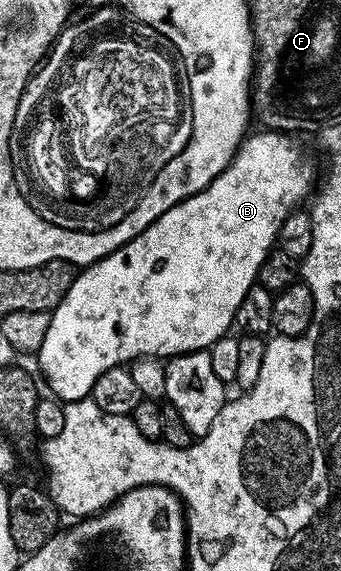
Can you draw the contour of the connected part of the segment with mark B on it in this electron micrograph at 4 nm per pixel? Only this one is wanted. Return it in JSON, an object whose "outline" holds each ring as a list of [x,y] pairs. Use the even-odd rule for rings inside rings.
{"outline":[[[260,129],[249,134],[236,150],[236,156],[232,159],[232,164],[223,171],[210,185],[202,188],[197,195],[191,195],[189,199],[182,200],[178,205],[166,209],[162,217],[158,217],[151,223],[141,235],[135,235],[126,245],[122,245],[114,253],[110,253],[105,259],[91,264],[79,272],[76,280],[70,285],[66,297],[58,304],[55,311],[51,312],[52,320],[50,329],[46,329],[46,341],[42,341],[38,352],[40,359],[40,371],[48,378],[48,387],[55,398],[65,404],[73,403],[79,399],[87,399],[92,394],[92,386],[106,369],[114,369],[131,364],[134,359],[150,359],[153,357],[171,357],[174,355],[185,355],[191,351],[203,351],[212,346],[214,341],[218,341],[223,335],[229,334],[233,330],[238,305],[242,305],[242,297],[251,287],[257,286],[260,266],[262,261],[266,261],[268,252],[276,247],[276,234],[282,229],[282,221],[297,210],[298,205],[304,198],[309,198],[312,187],[312,163],[300,152],[300,147],[295,143],[293,136],[288,133],[281,133],[276,129]]]}

